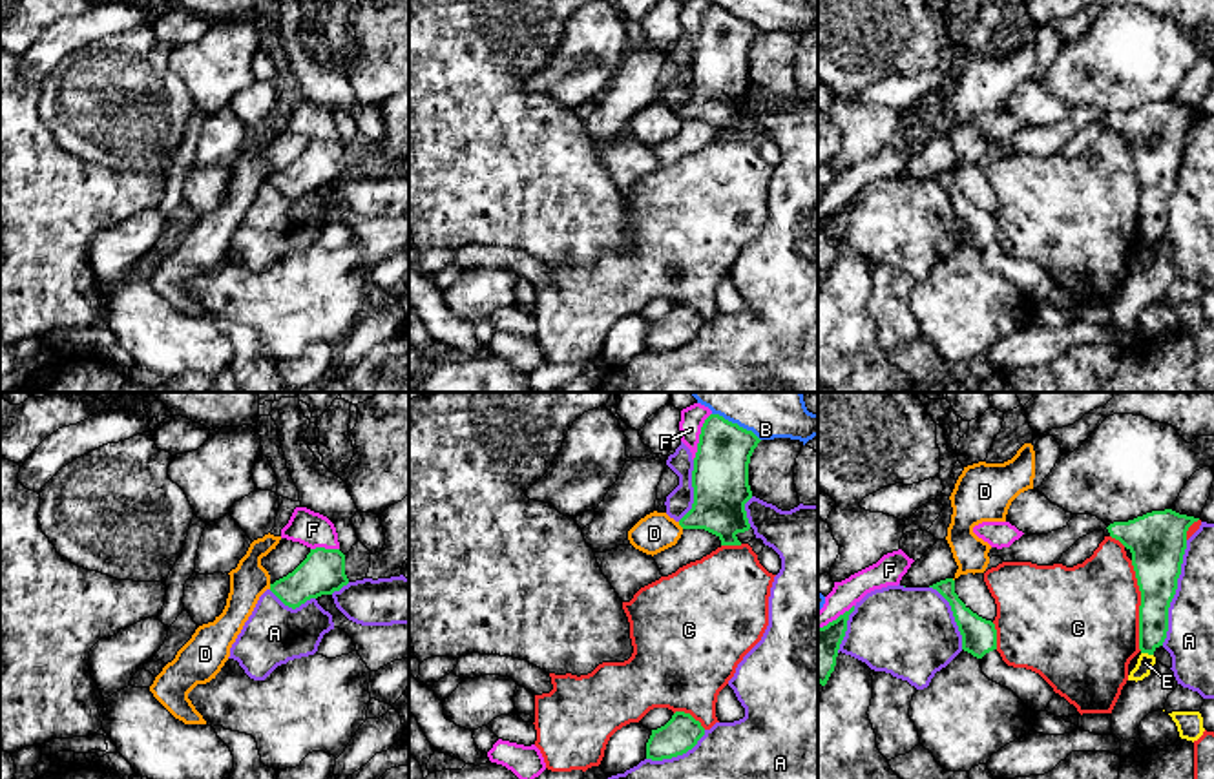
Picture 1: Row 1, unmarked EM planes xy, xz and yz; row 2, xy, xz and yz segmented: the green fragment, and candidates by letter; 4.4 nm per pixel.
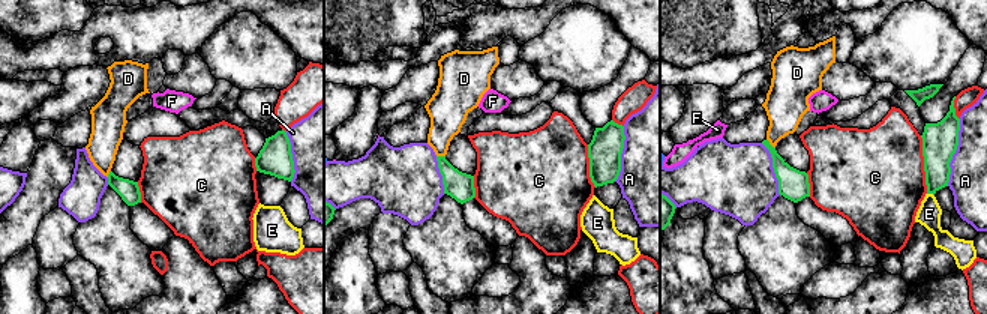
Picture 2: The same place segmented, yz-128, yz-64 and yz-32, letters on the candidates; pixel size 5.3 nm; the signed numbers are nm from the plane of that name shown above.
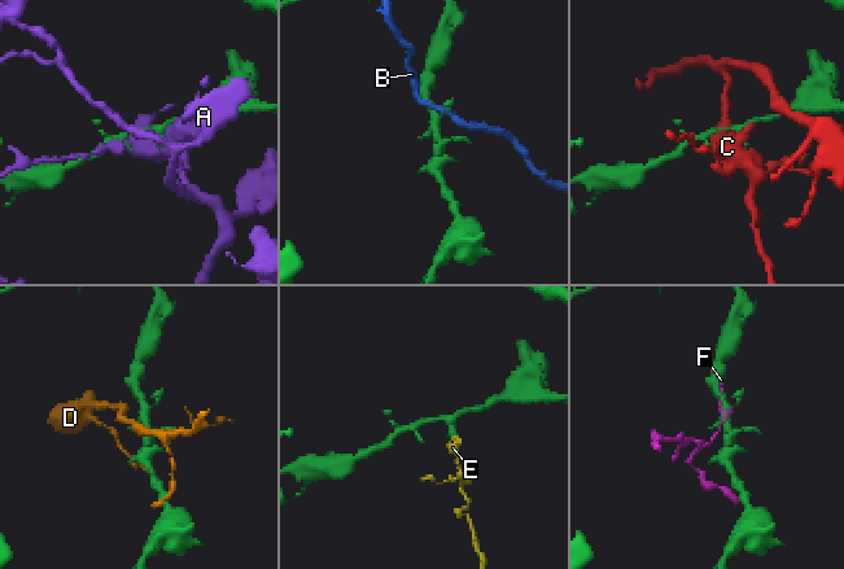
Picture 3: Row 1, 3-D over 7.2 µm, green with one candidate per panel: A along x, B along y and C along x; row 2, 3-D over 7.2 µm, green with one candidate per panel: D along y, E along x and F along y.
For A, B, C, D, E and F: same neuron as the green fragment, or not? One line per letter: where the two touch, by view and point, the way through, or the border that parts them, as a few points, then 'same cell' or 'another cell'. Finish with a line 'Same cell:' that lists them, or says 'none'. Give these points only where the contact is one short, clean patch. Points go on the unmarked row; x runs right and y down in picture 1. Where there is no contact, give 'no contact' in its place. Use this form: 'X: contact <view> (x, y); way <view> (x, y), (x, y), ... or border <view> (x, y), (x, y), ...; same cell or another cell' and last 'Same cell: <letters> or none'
A: contact yz (1174, 185); another cell
B: contact xz (736, 15); another cell
C: contact yz (1140, 197); another cell
D: contact xz (681, 117); same cell
E: contact yz (1147, 243); border yz (1141, 243), (1152, 247); another cell
F: contact xz (700, 28); another cell
Same cell: D

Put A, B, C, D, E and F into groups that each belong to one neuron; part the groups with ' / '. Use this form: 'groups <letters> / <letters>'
groups A / B / C / D / E / F

